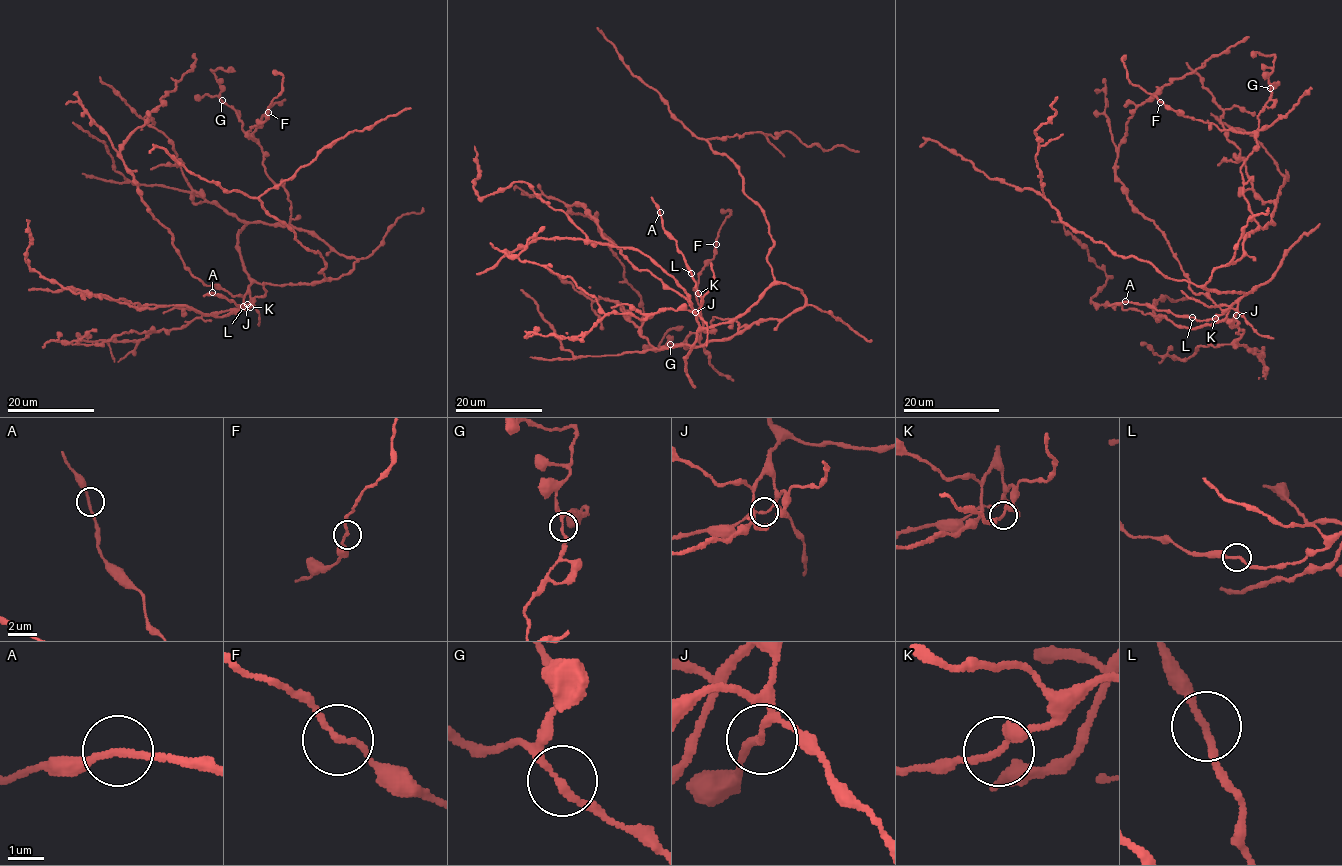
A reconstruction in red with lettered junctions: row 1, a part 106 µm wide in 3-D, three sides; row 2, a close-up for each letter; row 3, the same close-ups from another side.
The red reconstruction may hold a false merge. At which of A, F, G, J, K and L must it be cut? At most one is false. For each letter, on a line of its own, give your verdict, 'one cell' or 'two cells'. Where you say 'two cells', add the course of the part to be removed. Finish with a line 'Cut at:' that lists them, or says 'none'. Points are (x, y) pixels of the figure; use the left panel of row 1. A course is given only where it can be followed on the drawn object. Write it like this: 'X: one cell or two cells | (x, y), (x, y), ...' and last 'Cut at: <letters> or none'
A: one cell
F: one cell
G: one cell
J: one cell
K: one cell
L: one cell
Cut at: none

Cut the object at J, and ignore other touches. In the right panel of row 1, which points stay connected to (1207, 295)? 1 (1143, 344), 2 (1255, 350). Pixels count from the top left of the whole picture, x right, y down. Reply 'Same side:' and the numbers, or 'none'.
Same side: none

